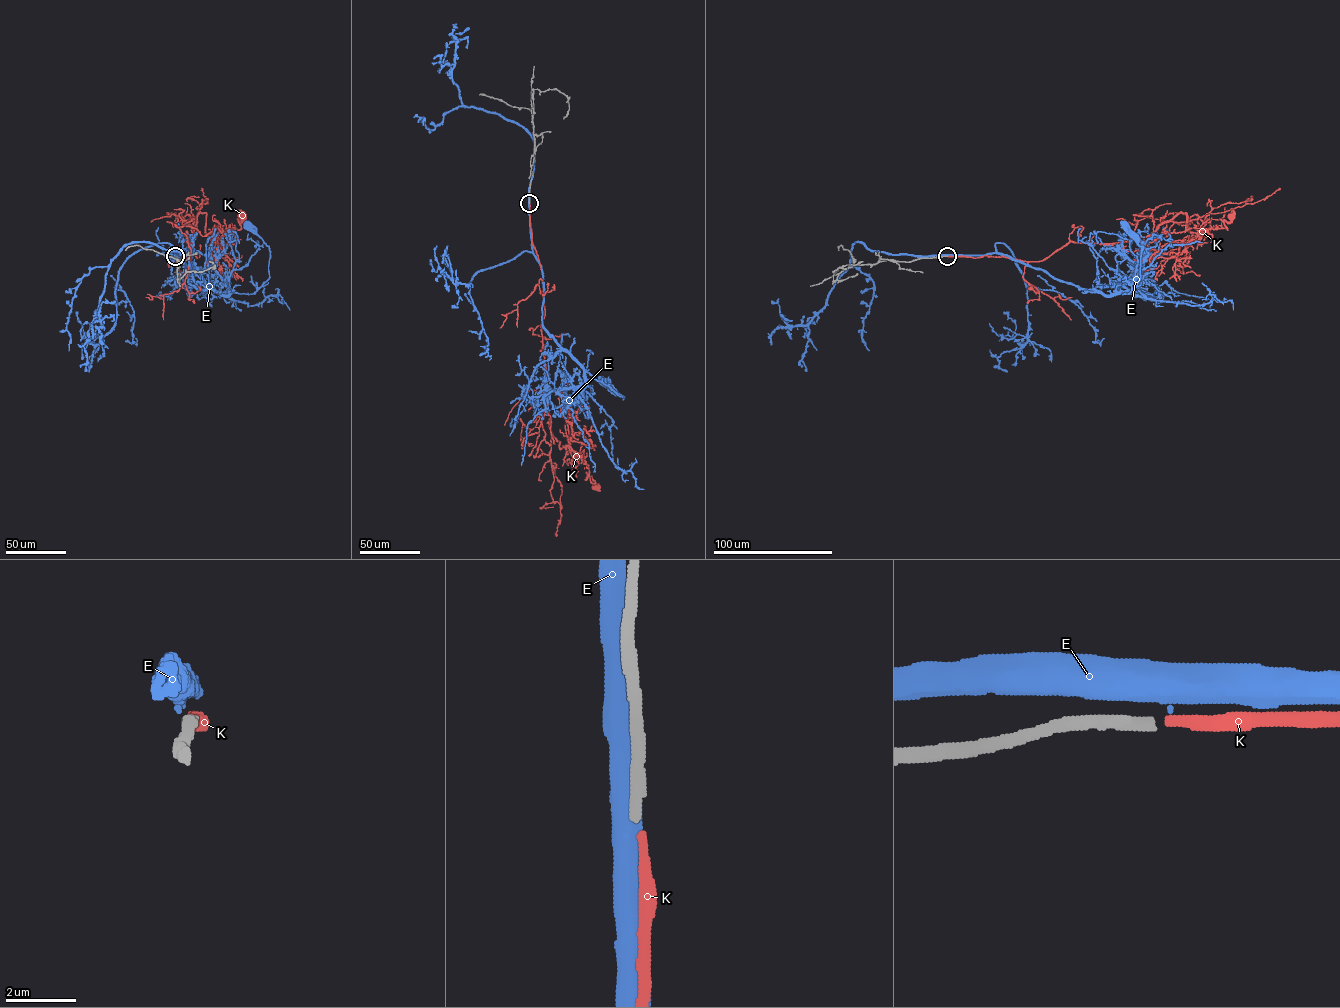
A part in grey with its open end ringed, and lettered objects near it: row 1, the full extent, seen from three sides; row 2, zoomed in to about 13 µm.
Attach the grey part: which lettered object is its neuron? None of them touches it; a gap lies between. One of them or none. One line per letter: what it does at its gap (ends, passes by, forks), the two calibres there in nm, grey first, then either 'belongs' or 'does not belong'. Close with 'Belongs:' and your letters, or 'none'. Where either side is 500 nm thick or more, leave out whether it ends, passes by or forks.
E: calibres 280 and 500 nm; does not belong
K: it ends; calibres 280 and 280 nm; belongs
Belongs: K

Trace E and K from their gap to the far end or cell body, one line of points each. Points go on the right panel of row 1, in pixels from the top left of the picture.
E: (948, 255), (1002, 253), (1079, 289), (1128, 294), (1140, 277), (1142, 247), (1126, 226)
K: (947, 256), (1042, 261), (1070, 241), (1147, 237), (1181, 212), (1190, 242), (1203, 229), (1227, 229), (1231, 216)

